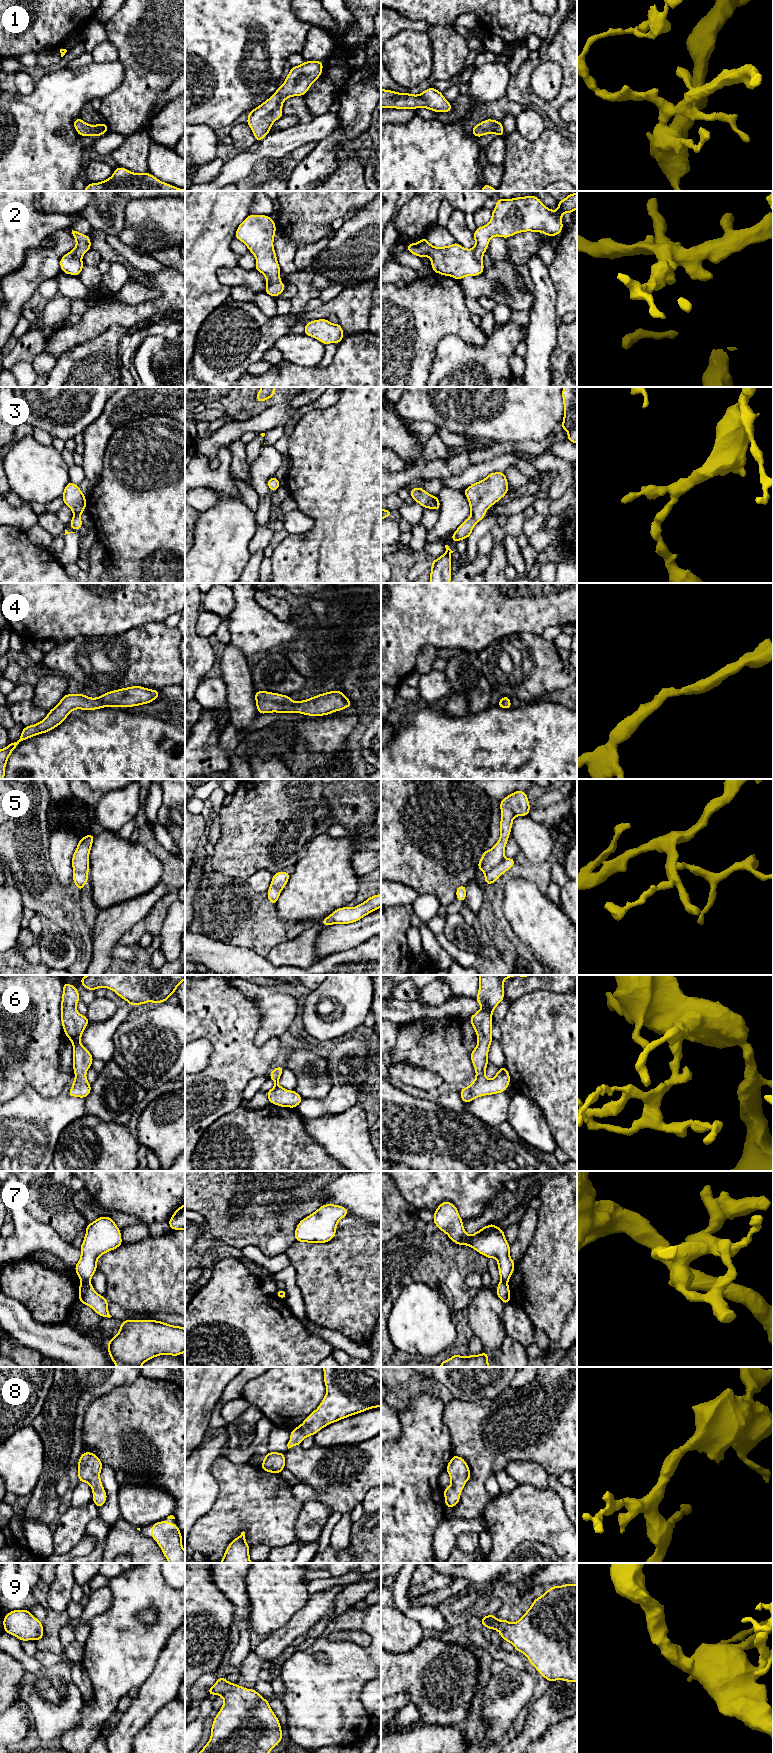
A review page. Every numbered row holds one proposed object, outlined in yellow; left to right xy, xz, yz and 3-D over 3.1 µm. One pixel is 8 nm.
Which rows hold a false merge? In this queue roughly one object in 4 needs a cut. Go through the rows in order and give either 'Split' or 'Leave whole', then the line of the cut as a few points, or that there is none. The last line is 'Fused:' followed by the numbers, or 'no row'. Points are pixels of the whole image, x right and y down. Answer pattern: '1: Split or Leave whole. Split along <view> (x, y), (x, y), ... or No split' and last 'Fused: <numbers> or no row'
1: Leave whole. No split
2: Leave whole. No split
3: Leave whole. No split
4: Leave whole. No split
5: Split. Split along yz (505, 858), (485, 874)
6: Leave whole. No split
7: Split. Split along xy (89, 1279), (81, 1281)
8: Leave whole. No split
9: Leave whole. No split
Fused: 5, 7

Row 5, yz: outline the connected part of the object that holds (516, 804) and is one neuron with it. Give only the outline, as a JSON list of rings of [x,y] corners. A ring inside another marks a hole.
[[[515,791],[500,801],[500,839],[493,848],[484,850],[477,865],[477,868],[483,873],[487,874],[506,859],[504,850],[510,836],[513,819],[515,816],[528,816],[530,809],[525,791]]]

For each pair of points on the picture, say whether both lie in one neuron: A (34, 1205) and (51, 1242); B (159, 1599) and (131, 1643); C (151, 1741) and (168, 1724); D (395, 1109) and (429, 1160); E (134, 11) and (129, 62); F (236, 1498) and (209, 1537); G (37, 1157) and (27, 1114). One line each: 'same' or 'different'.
A: different
B: same
C: same
D: same
E: same
F: same
G: same

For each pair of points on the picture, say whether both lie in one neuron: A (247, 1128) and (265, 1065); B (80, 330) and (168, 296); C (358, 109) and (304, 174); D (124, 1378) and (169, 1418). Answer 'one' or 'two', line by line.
A: two
B: one
C: one
D: two

